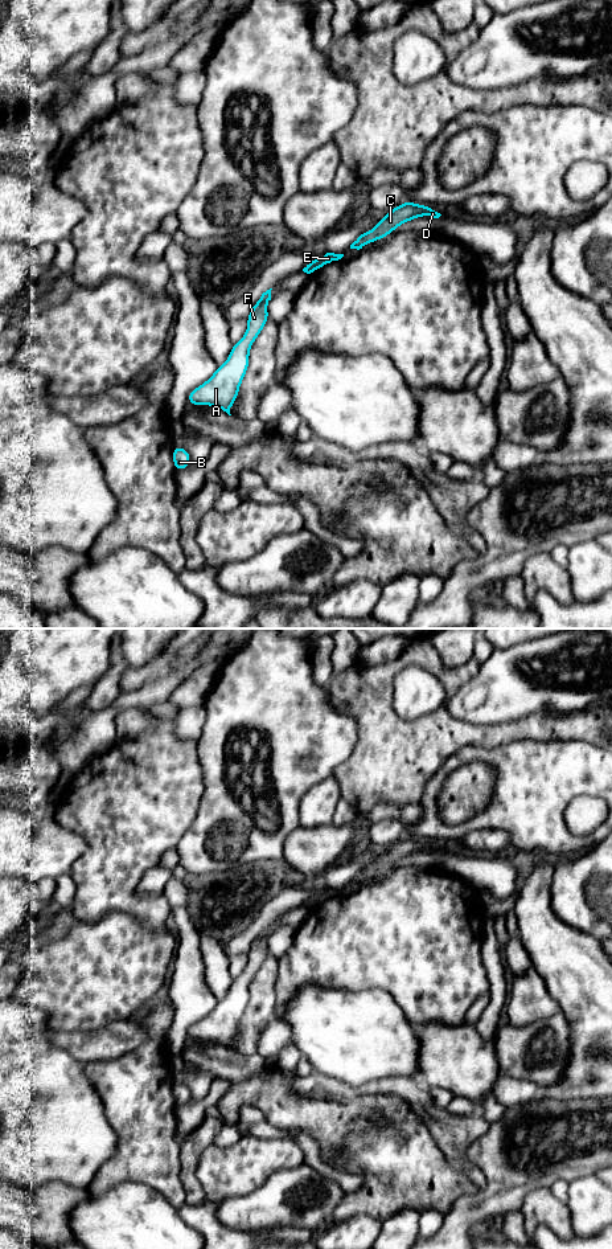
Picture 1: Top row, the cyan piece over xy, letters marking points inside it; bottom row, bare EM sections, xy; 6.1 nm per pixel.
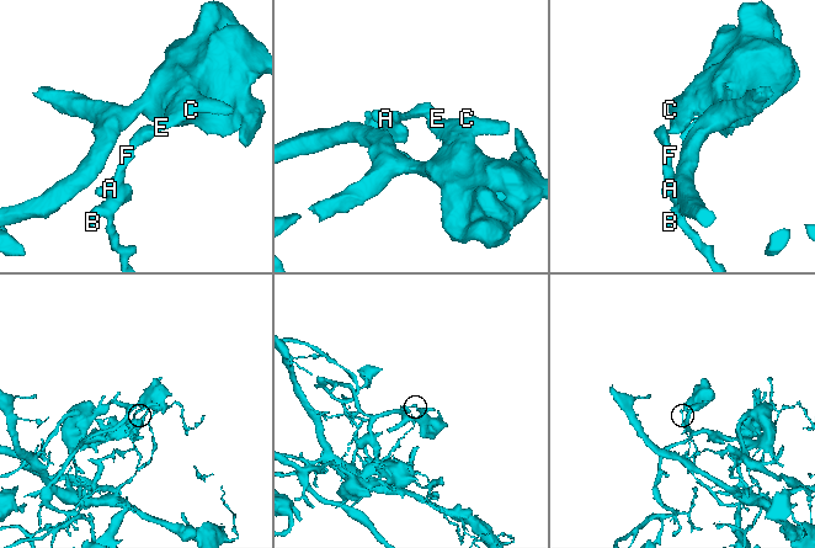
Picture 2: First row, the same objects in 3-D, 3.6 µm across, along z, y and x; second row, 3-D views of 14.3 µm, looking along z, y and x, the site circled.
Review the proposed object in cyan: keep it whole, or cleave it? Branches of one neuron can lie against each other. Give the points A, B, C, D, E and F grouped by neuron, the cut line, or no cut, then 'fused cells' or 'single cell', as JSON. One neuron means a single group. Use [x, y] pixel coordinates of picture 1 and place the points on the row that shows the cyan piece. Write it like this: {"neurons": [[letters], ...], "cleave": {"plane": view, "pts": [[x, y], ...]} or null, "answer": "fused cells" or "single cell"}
{"neurons": [["A", "B", "F"], ["C", "D", "E"]], "cleave": {"plane": "xy", "pts": [[306, 267], [311, 271]]}, "answer": "fused cells"}

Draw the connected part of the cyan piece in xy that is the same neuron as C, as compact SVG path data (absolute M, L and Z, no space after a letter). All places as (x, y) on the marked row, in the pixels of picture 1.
M404 201L399 206L387 212L386 217L377 222L370 233L362 230L361 236L350 245L350 249L362 249L369 242L375 242L393 230L395 230L403 222L411 221L422 216L431 216L439 218L441 214L434 210L434 206L424 206L414 202Z

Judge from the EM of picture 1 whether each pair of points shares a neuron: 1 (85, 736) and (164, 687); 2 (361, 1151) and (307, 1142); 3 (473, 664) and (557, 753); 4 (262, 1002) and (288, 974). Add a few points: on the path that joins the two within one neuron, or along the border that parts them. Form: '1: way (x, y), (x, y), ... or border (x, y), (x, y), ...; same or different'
1: way (105, 719), (127, 699), (144, 697); same
2: border (292, 1127), (307, 1131), (320, 1157), (340, 1167); different
3: border (514, 741), (578, 741); different
4: border (278, 959), (274, 1014); different

